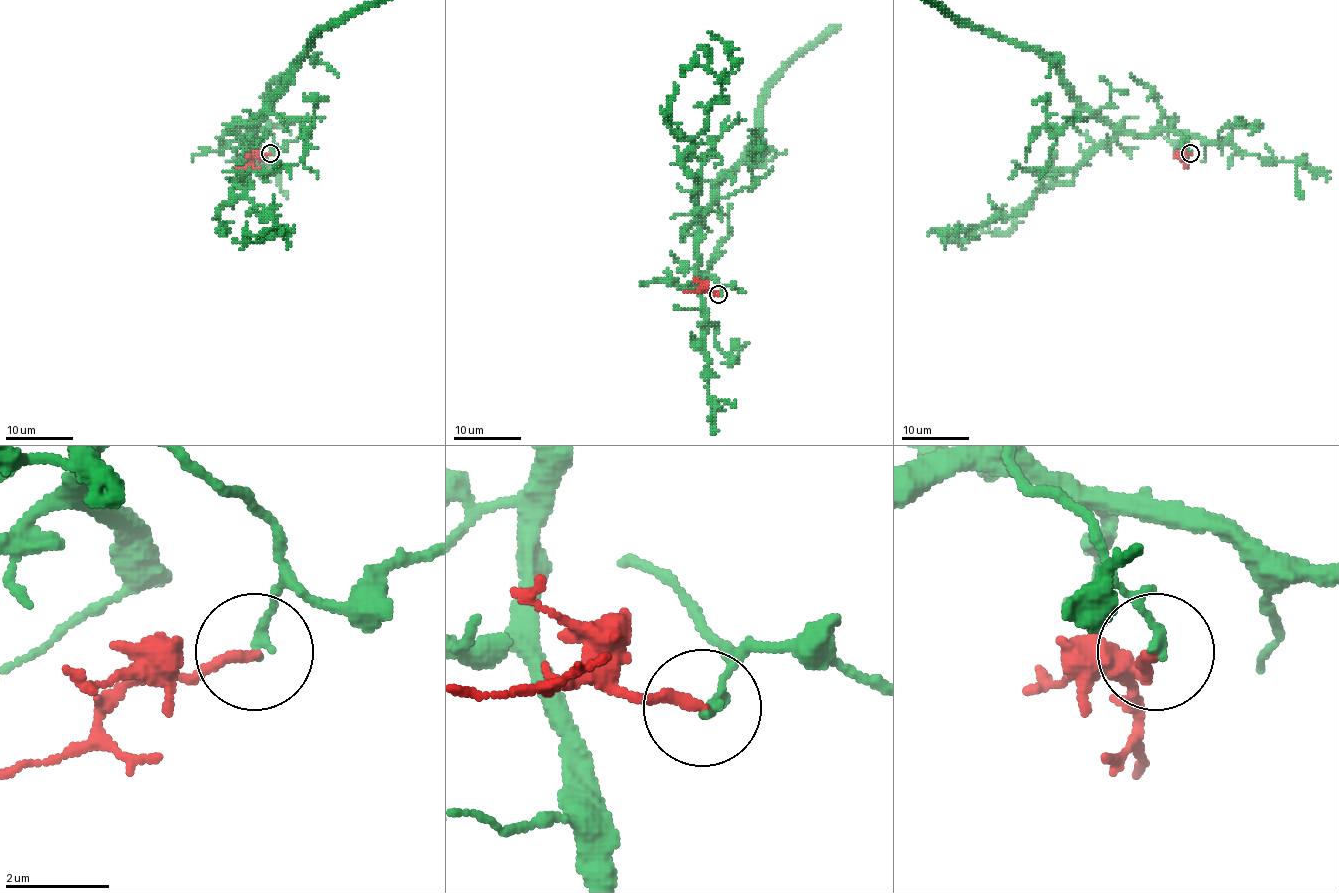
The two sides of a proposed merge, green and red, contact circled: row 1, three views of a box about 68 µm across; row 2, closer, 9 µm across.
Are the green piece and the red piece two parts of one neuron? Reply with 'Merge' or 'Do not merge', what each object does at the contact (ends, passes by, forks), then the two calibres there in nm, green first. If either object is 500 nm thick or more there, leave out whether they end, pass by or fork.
Do not merge. At the ring green ends. At the ring red ends. Thickness 170 nm (green) against 220 nm

